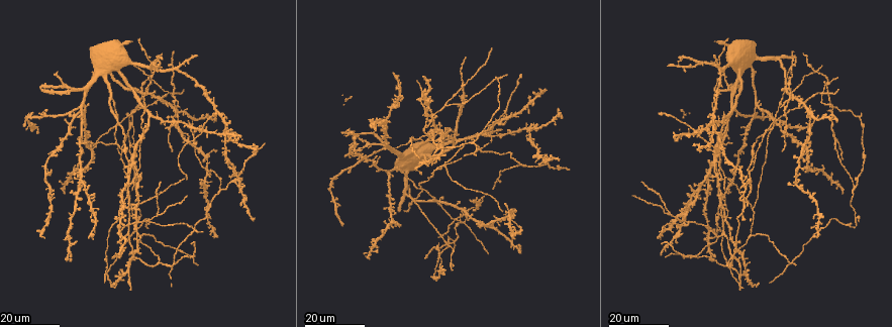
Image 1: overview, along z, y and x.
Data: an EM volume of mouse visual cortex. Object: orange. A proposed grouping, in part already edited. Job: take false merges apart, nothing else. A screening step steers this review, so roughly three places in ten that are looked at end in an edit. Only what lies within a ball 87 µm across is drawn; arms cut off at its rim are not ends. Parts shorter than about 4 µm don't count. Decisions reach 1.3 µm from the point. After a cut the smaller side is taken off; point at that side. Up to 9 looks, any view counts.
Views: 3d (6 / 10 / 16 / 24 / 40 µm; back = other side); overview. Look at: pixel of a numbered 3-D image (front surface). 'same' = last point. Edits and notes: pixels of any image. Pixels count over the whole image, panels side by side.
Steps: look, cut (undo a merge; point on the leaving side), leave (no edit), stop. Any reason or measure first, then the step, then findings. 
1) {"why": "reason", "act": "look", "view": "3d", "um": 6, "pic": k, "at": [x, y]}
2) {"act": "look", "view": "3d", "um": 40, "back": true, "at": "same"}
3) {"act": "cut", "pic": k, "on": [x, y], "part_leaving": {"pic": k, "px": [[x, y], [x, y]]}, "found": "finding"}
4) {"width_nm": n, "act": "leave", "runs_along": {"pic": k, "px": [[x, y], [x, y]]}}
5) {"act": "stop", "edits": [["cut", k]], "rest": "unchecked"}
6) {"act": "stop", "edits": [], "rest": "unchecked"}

{"why": "thin arm on a thick one", "act": "look", "view": "3d", "um": 16, "pic": 1, "at": [434, 138]}

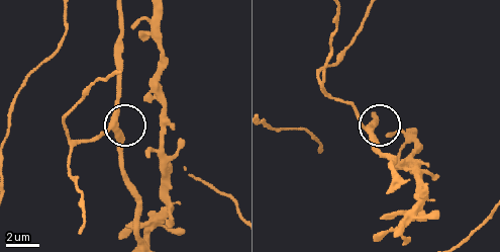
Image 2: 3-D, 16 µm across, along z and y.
{"why": "zoom in", "act": "look", "view": "3d", "um": 10, "pic": 2, "at": [367, 133]}

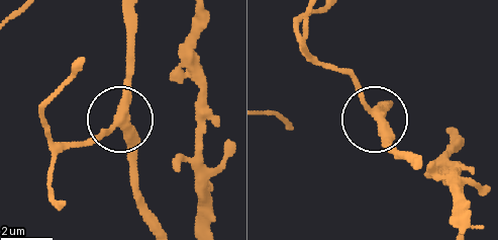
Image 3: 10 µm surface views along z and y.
{"side_arm_um": 48, "act": "leave", "runs_along": {"pic": 3, "px": [[131, 9], [123, 114], [88, 138]]}, "found": "one neuron here"}

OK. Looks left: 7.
{"why": "four arms meet", "act": "look", "view": "3d", "um": 16, "pic": 1, "at": [201, 153]}

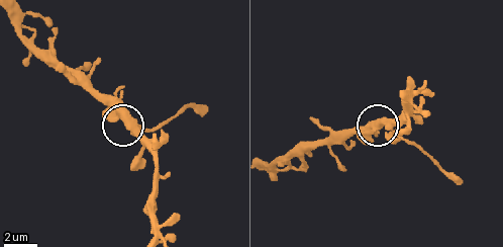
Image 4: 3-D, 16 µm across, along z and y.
{"act": "look", "view": "3d", "um": 6, "pic": 4, "at": [136, 133]}

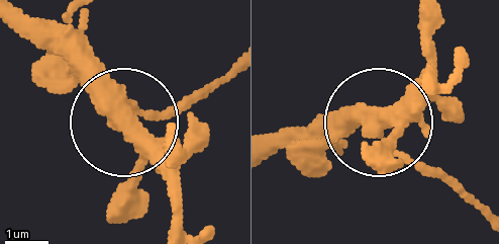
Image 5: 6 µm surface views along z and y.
{"width_nm": 350, "act": "leave", "runs_along": {"pic": 5, "px": [[24, 17], [118, 123], [176, 111], [205, 86]]}, "found": "continuous, no second neuron"}

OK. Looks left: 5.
{"why": "branch point", "act": "look", "view": "3d", "um": 16, "pic": 1, "at": [444, 166]}

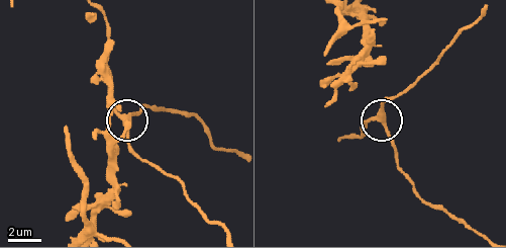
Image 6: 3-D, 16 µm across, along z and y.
{"act": "look", "view": "3d", "um": 6, "pic": 6, "at": [380, 117]}

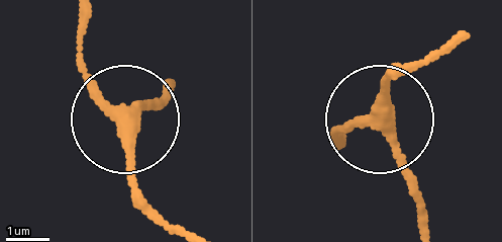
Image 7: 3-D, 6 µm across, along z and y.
{"side_arm_um": 32, "act": "leave", "runs_along": {"pic": 7, "px": [[164, 220], [138, 187], [123, 126], [160, 103]]}, "found": "continuous, no second neuron"}

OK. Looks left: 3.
{"act": "look", "view": "3d", "um": 16, "pic": 1, "at": [127, 168]}

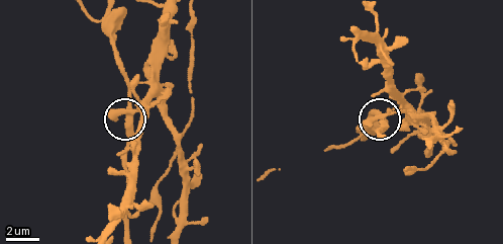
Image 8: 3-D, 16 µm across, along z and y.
{"act": "look", "view": "3d", "um": 6, "pic": 8, "at": [125, 110]}

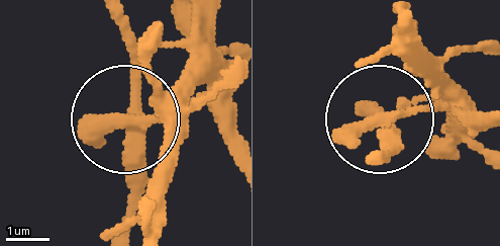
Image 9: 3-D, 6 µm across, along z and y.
{"side_arm_um": 55, "act": "leave", "found": "continuous, no second neuron"}

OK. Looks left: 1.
{"act": "stop", "edits": [], "rest": "unchecked"}

